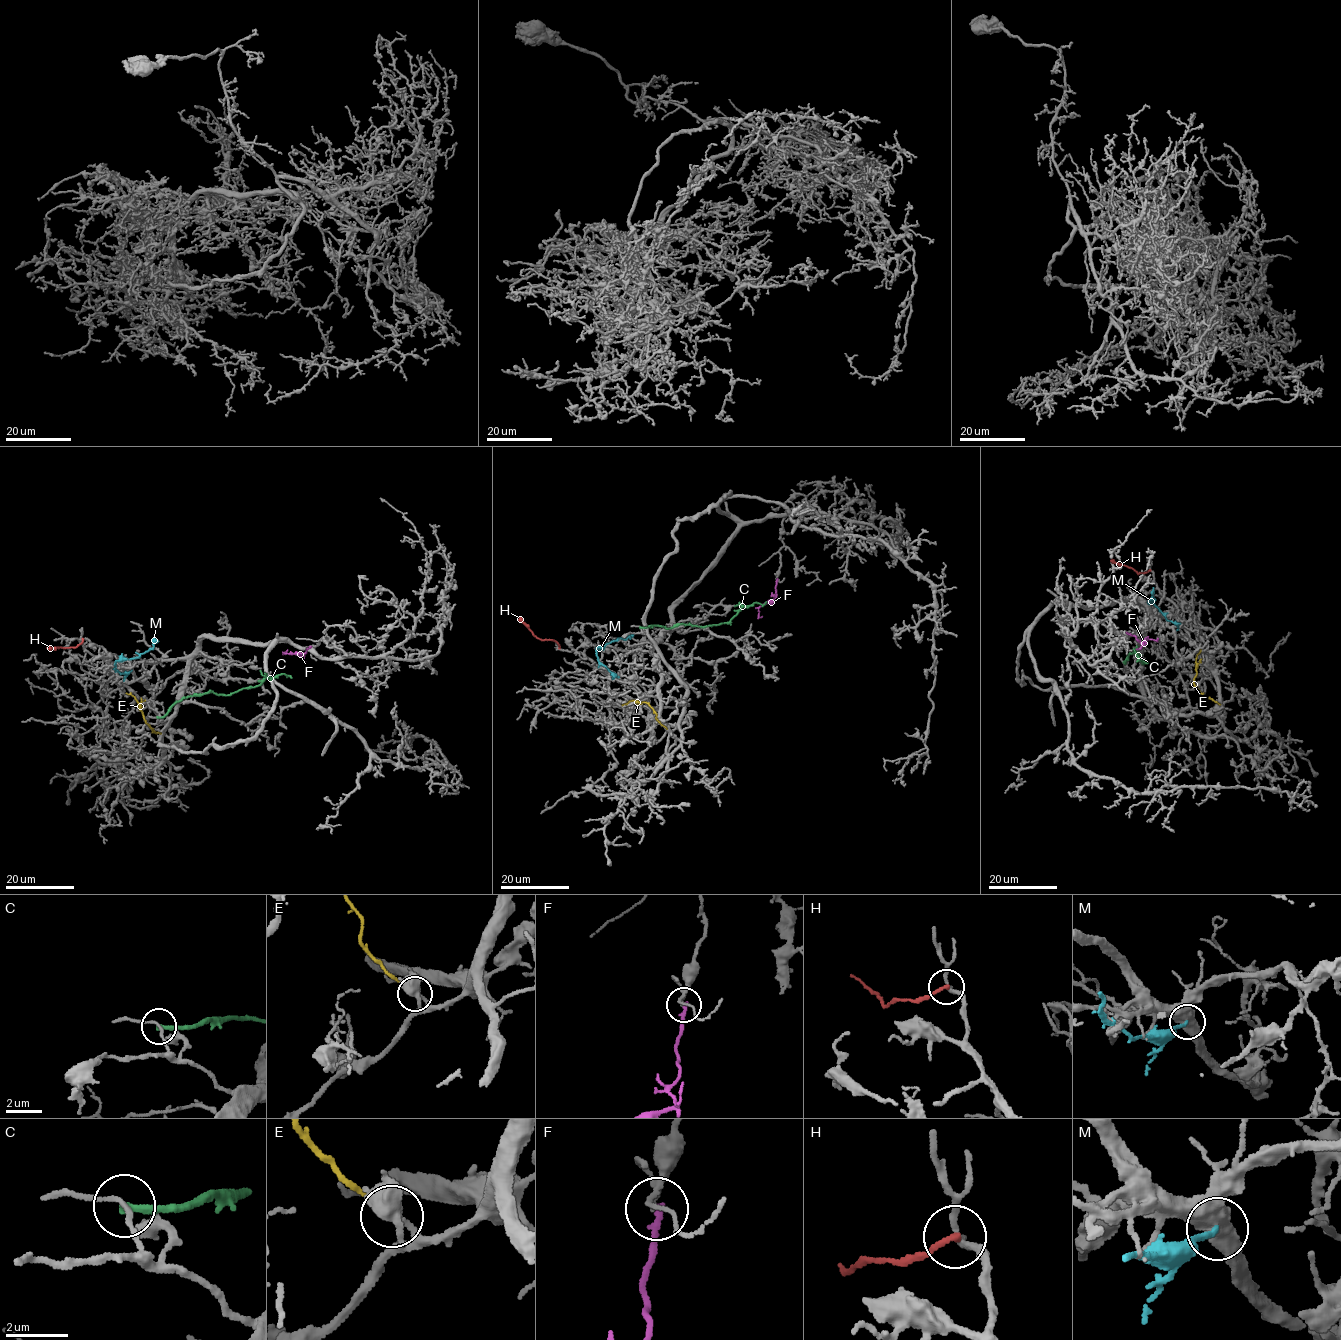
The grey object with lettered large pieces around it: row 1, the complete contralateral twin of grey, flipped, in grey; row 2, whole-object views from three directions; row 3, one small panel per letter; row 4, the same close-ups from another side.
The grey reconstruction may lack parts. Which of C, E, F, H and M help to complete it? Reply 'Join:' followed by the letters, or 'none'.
Join: none

